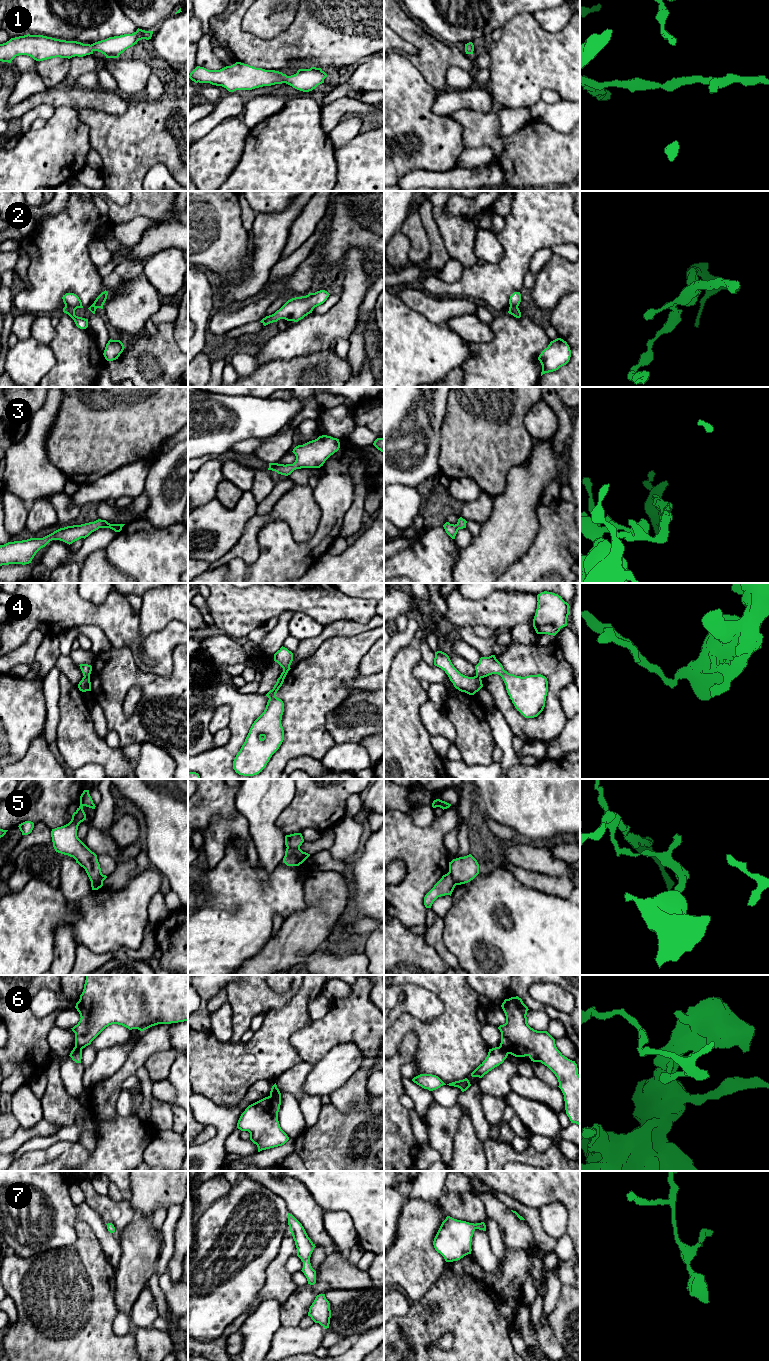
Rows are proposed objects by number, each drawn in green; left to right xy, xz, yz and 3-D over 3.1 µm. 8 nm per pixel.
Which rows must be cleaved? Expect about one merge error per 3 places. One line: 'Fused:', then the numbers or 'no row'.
Fused: 2, 4, 5, 6

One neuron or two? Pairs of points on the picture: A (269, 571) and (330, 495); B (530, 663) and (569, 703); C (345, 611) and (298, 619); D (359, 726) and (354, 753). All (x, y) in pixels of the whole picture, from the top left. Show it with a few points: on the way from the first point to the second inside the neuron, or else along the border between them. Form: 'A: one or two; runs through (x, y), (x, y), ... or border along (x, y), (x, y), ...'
A: one; runs through (292, 559), (301, 556), (329, 528), (330, 518)
B: two; border along (569, 682), (560, 692), (560, 704), (565, 716)
C: two; border along (295, 612), (303, 612), (309, 615), (322, 626)
D: two; border along (358, 743), (336, 744)

